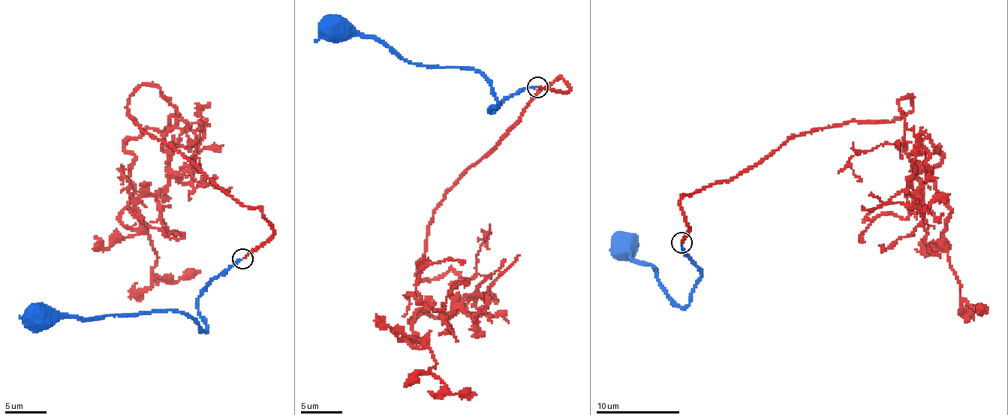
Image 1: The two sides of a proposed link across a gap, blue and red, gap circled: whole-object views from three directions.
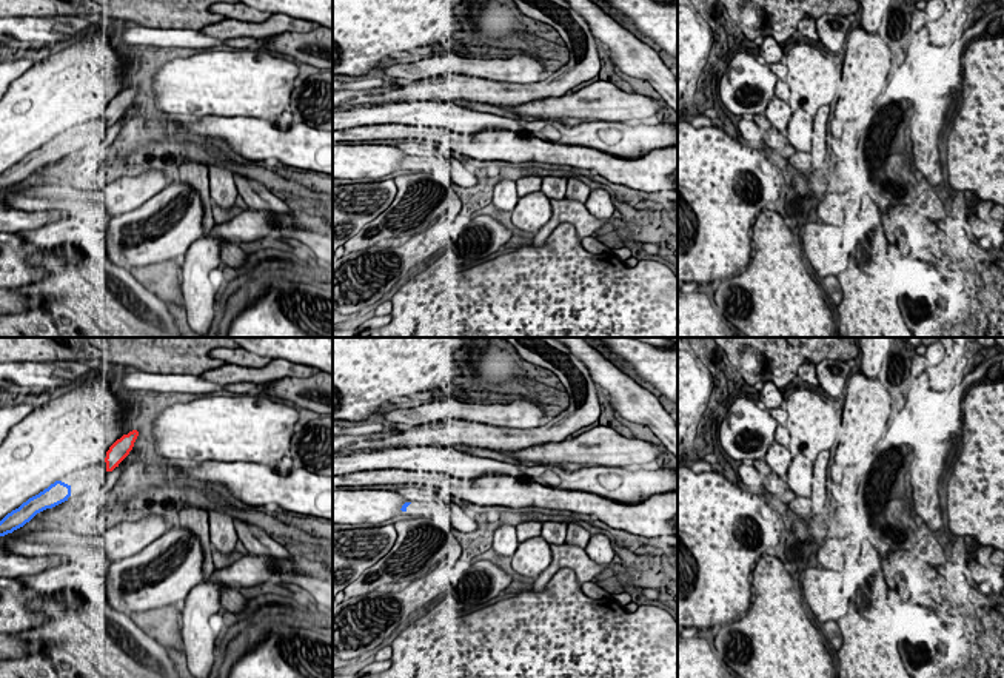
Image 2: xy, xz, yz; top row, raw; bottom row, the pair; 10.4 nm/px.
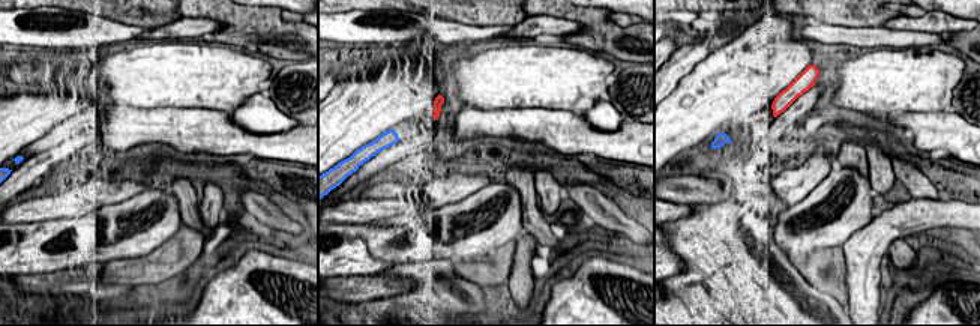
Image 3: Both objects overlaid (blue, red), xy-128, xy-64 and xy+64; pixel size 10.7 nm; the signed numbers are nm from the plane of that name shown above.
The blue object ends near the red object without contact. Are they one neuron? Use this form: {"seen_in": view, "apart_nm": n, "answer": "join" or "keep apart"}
{"seen_in": "xy", "apart_nm": 420, "answer": "keep apart"}

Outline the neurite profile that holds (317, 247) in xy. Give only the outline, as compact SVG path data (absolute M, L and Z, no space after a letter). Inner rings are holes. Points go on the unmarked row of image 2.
M274 225L274 236L276 234L302 242L316 254L322 265L333 265L333 237L311 230Z

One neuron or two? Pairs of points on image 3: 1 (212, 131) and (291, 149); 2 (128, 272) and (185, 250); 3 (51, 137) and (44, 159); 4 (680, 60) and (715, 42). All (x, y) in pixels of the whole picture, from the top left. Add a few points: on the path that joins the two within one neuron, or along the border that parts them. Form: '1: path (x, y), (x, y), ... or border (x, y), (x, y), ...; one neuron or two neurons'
1: path (231, 140), (272, 146); one neuron
2: path (141, 271), (152, 269), (171, 257); one neuron
3: border (57, 144), (29, 156), (18, 167); two neurons
4: path (689, 54), (700, 51), (706, 45); one neuron

